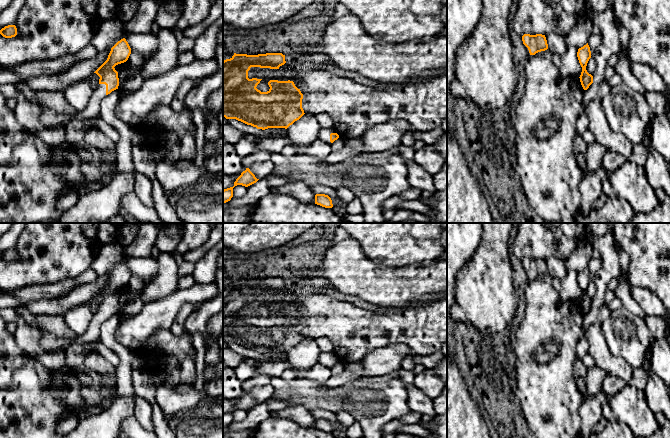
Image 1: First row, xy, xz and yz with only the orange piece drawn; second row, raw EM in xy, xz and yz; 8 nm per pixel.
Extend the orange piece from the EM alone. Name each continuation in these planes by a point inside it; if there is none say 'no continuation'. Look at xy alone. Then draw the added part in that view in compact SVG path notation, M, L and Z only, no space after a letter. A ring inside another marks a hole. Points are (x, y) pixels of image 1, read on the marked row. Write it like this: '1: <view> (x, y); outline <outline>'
1: xy (93, 108); outline M99 84L93 91L87 107L74 117L72 123L92 118L100 114L101 101L106 97L106 85Z

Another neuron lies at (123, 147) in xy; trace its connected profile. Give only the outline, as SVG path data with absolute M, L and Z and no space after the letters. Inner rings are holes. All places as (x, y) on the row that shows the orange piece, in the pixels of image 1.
M116 89L101 101L100 115L101 118L112 126L119 134L119 140L114 143L116 152L117 166L116 171L129 172L135 171L135 165L132 158L134 145L132 138L136 129L119 120L115 114L115 107L120 100L119 90Z

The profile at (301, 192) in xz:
M287 183L280 187L273 188L272 193L281 193L294 197L302 203L315 203L315 195L304 183Z

